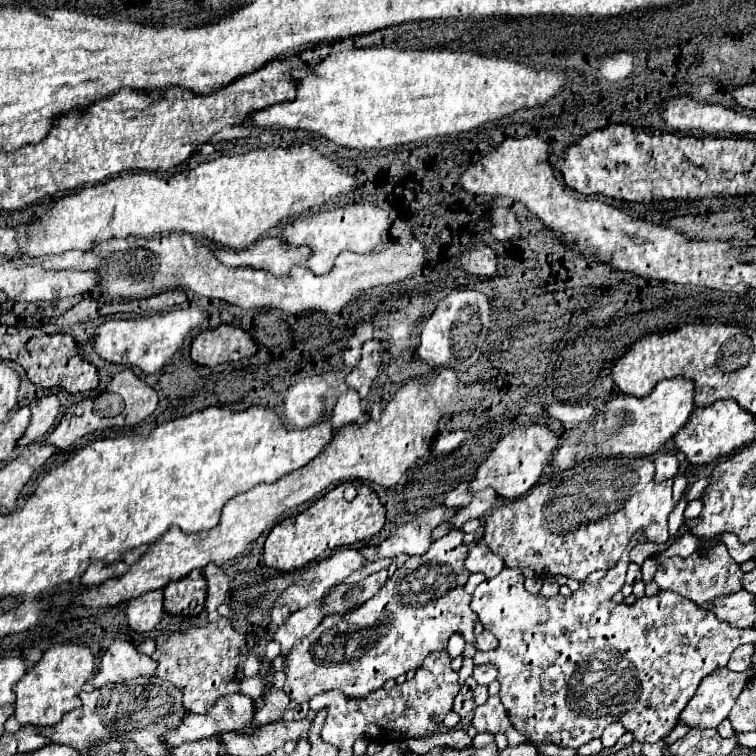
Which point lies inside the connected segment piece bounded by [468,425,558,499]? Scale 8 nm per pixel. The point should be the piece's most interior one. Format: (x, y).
(516, 464)

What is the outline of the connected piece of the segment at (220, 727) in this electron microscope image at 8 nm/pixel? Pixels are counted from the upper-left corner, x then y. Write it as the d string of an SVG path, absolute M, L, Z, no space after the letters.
M234 693L234 695L222 695L206 713L202 715L194 715L194 713L188 713L178 729L174 731L166 731L162 735L162 741L164 745L168 747L178 747L182 743L188 743L188 741L200 741L200 739L208 739L208 737L214 737L214 735L220 735L220 733L226 733L226 731L236 731L236 733L252 733L254 729L254 721L252 721L252 715L254 715L254 701L248 697L248 695L242 695L242 693Z

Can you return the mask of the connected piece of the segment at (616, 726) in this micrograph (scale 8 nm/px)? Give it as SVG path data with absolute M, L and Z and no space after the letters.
M612 723L612 725L608 725L608 729L604 729L604 733L602 733L600 739L602 739L604 747L612 747L624 733L626 733L624 725L620 725L620 723Z

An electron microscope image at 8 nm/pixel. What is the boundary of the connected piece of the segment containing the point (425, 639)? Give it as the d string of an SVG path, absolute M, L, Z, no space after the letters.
M460 529L446 533L434 541L424 555L410 557L402 567L398 567L388 577L384 587L364 605L344 615L324 617L324 621L308 637L298 639L290 649L290 655L286 655L284 691L290 697L290 705L284 715L288 715L296 705L308 703L314 695L332 689L340 689L348 697L366 697L368 693L380 689L384 681L398 679L400 675L418 669L430 653L446 649L446 643L454 633L460 633L466 643L474 645L474 625L478 617L470 609L470 595L464 593L464 585L470 573L464 569L468 547L462 543L462 537L464 533Z

